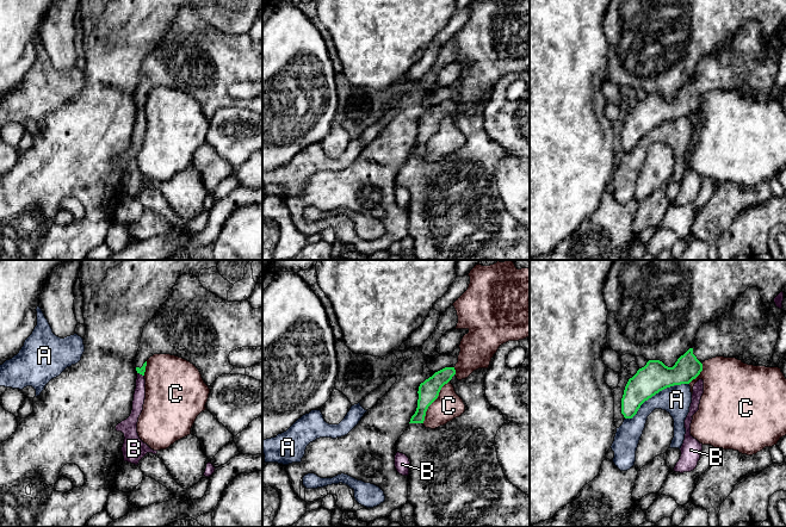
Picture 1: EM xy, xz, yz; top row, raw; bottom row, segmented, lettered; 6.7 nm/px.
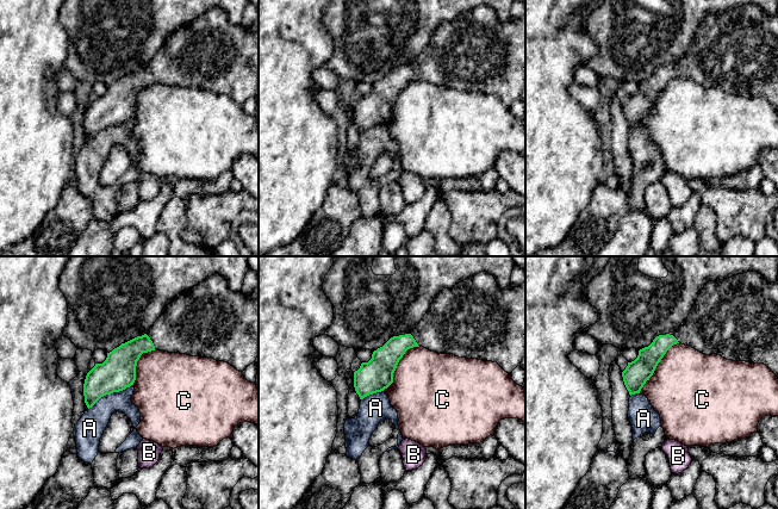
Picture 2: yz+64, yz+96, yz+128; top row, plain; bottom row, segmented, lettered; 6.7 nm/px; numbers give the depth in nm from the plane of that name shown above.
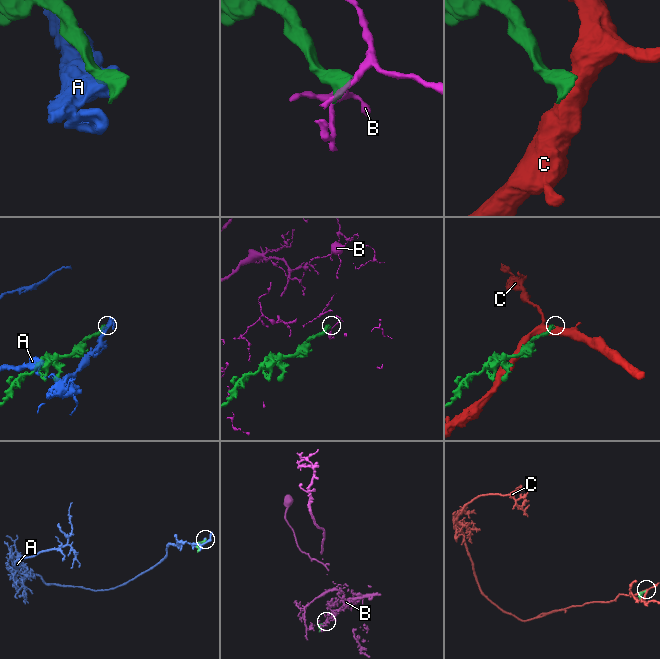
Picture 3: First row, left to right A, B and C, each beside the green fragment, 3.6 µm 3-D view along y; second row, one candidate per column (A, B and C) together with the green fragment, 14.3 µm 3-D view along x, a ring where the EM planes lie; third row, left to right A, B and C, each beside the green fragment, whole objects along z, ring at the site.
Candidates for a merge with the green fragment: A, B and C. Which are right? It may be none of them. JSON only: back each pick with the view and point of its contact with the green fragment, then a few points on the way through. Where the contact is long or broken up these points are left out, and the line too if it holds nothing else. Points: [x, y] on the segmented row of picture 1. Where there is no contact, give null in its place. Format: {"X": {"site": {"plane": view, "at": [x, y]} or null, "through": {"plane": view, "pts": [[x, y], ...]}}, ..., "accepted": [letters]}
{"accepted": []}

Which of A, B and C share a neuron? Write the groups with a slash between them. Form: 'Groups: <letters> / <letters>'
Groups: A / B / C

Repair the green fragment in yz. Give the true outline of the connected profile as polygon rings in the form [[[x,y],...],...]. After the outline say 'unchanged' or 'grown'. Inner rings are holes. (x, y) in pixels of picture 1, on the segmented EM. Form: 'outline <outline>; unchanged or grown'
outline [[[748,287],[728,312],[713,322],[700,326],[694,346],[681,355],[673,367],[666,366],[660,360],[649,360],[644,367],[639,368],[625,386],[621,398],[621,414],[625,418],[632,418],[640,405],[660,391],[674,385],[689,384],[703,371],[703,362],[716,356],[738,360],[750,358],[756,365],[781,368],[786,361],[786,355],[778,365],[773,362],[773,355],[782,316],[784,310],[779,309],[774,300],[763,303],[759,289]]]; grown

